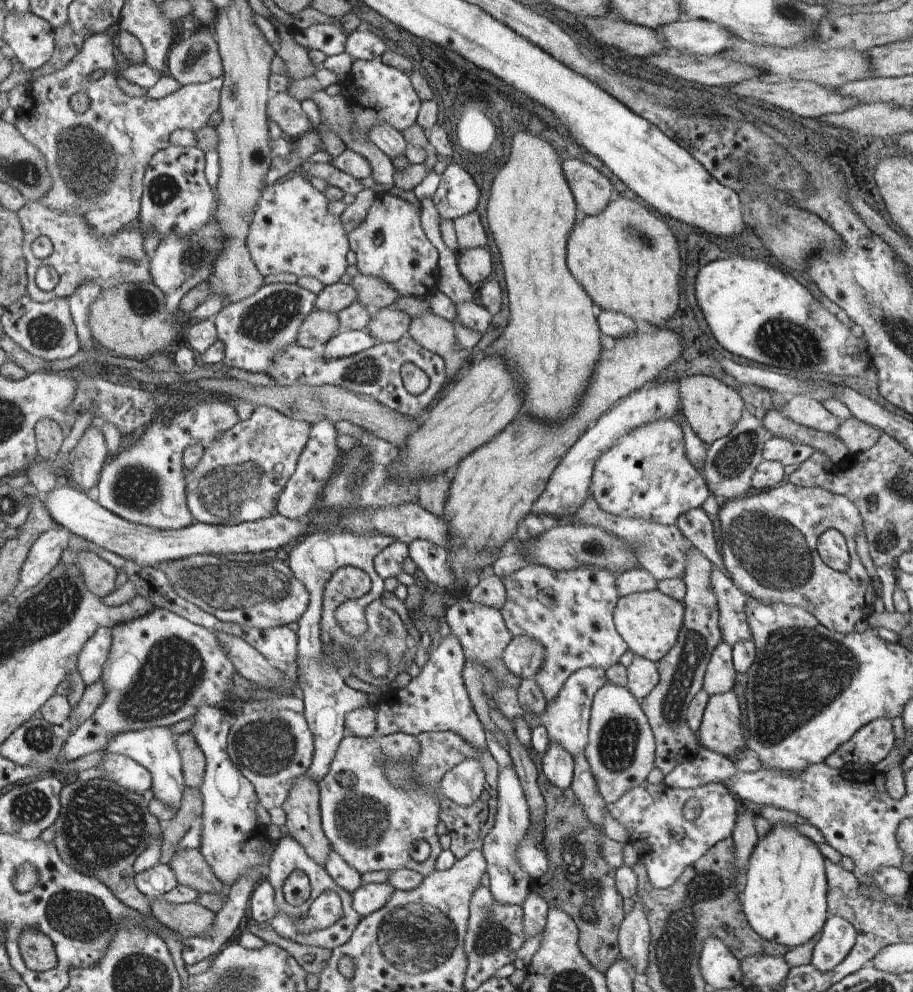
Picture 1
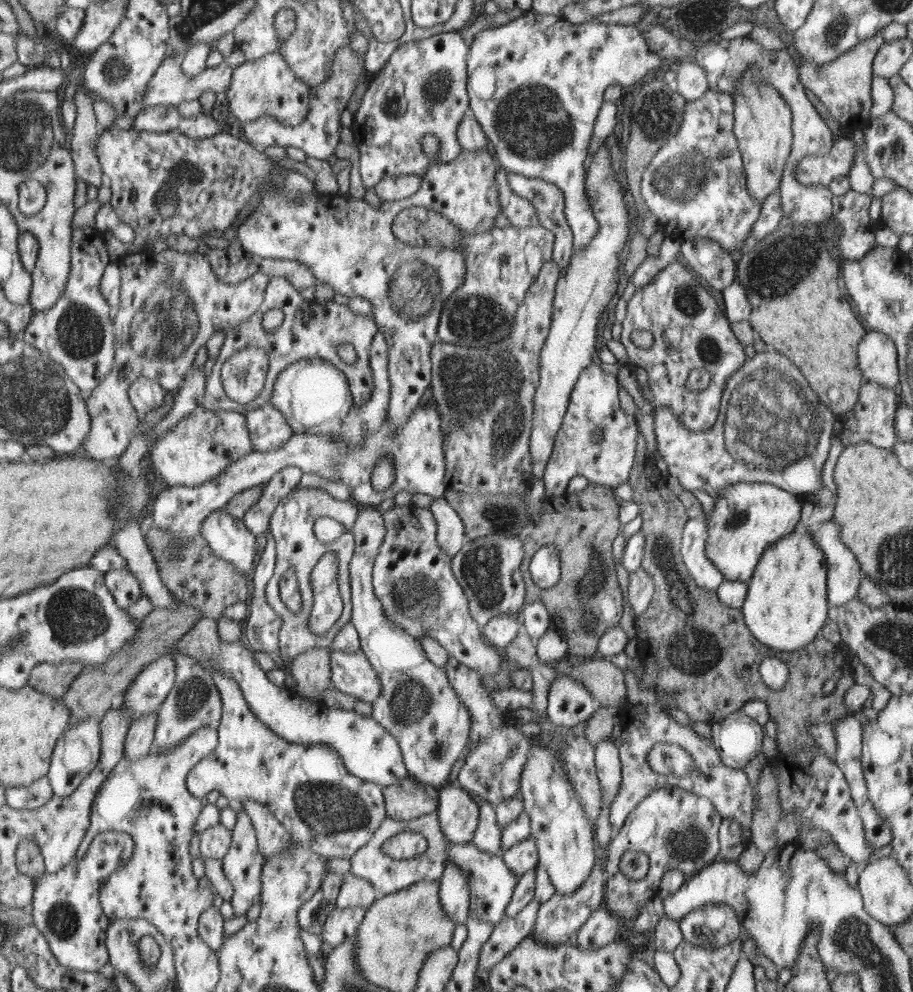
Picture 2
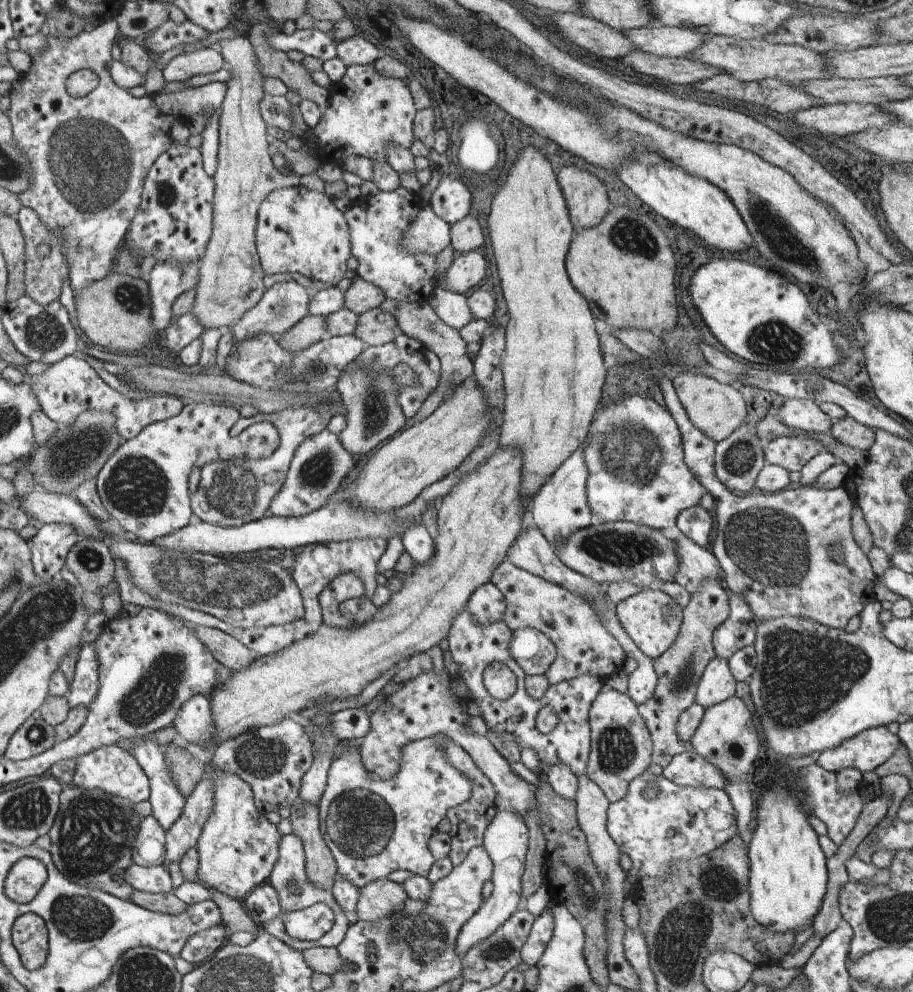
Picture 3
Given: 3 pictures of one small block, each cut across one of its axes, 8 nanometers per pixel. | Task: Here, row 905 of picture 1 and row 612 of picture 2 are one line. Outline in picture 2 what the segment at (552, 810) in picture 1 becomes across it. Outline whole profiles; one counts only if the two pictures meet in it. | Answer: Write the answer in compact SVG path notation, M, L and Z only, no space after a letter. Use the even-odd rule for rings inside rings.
M588 483L582 491L566 491L564 494L553 497L545 507L545 517L527 533L524 542L526 554L523 558L523 580L527 581L528 604L542 600L545 602L549 616L560 616L564 622L564 640L567 640L567 652L572 656L584 656L588 659L601 657L599 644L600 636L611 628L620 627L620 620L624 620L624 592L628 588L620 588L620 572L616 571L614 562L614 542L618 534L624 534L625 524L618 522L618 504L610 486ZM555 546L562 553L562 581L552 588L540 588L529 571L529 564L534 558L534 552L541 548Z

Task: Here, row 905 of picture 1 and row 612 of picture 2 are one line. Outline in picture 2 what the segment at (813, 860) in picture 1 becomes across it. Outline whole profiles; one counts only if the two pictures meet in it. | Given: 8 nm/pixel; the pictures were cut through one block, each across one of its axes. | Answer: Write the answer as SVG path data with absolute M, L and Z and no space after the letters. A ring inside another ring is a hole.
M804 528L772 544L748 581L742 616L752 635L776 651L802 650L820 634L827 615L828 562L826 553Z

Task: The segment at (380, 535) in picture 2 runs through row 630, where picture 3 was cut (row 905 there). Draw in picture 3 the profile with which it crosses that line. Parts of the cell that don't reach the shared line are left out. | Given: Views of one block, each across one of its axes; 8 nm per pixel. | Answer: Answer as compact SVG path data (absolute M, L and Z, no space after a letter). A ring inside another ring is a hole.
M387 878L372 881L359 890L357 915L360 921L379 921L404 910L409 899L402 883Z

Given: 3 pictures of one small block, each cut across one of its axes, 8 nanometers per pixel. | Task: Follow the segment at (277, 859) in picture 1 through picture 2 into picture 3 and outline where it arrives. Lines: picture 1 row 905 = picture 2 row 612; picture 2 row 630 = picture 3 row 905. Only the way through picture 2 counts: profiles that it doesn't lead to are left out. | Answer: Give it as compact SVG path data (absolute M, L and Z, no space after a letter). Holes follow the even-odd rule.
M290 833L282 837L279 844L279 857L270 873L268 883L272 885L277 892L279 905L281 906L281 914L282 912L291 913L294 911L301 911L302 909L318 903L327 904L335 914L334 926L332 926L332 928L318 940L301 941L292 938L286 932L285 924L280 920L279 916L276 920L263 923L265 930L272 936L275 936L278 940L284 941L288 946L295 948L296 952L302 952L304 949L312 947L337 948L346 938L347 931L350 930L351 926L350 920L347 914L343 911L342 906L340 906L339 901L335 899L334 894L332 894L330 890L320 889L319 886L314 885L310 878L308 878L306 869L306 847L303 844L303 840L300 840L300 837L297 834ZM292 886L297 889L294 893L291 891Z

